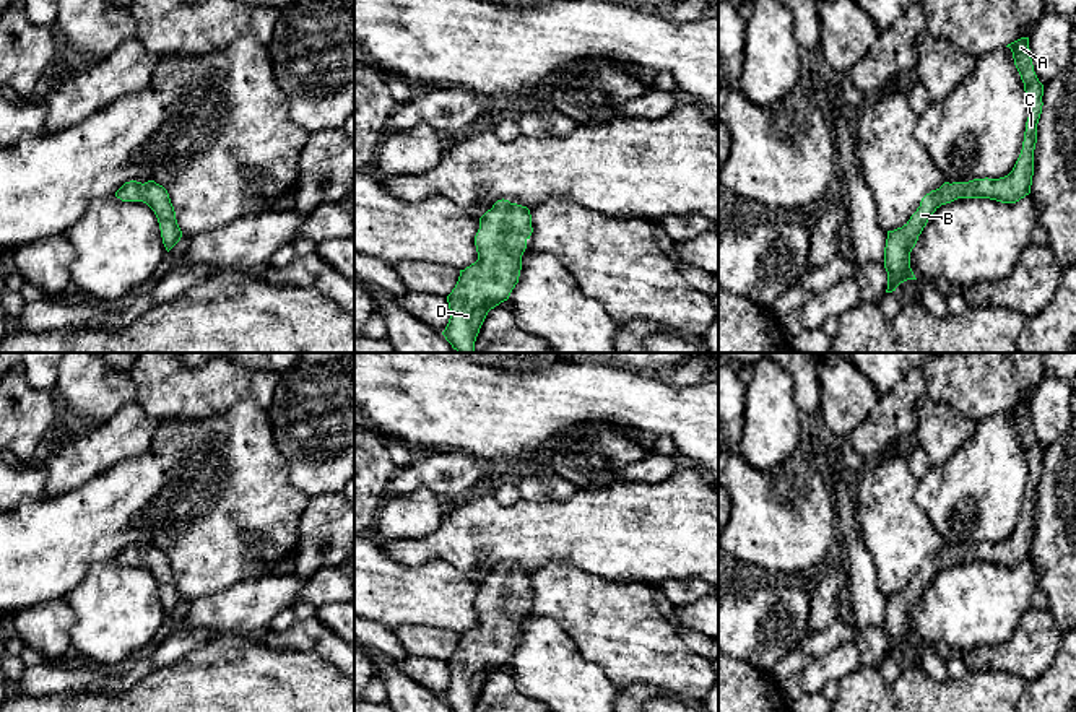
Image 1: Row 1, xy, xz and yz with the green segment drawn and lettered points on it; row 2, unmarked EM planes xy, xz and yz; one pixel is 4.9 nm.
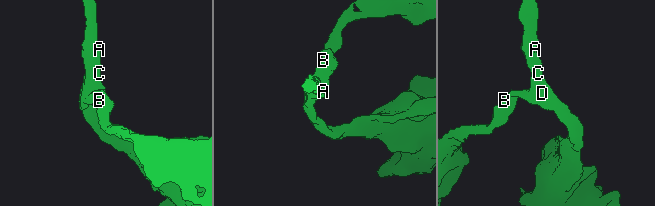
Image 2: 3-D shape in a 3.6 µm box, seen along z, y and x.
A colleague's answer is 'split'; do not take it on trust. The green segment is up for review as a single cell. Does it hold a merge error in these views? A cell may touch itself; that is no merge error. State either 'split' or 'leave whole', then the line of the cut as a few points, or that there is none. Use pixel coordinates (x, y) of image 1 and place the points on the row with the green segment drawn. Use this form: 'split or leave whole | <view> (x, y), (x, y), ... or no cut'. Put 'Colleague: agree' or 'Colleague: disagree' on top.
Colleague: disagree
leave whole | no cut

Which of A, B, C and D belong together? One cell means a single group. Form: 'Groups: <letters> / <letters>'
Groups: A B C D

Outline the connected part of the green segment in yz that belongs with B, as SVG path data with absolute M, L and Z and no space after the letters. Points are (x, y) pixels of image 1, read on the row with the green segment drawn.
M1021 37L1006 47L1013 52L1014 65L1021 75L1026 98L1029 101L1029 117L1026 122L1021 154L1013 171L1004 177L985 177L952 184L944 182L939 189L931 190L922 198L920 206L902 228L887 231L884 247L884 268L887 271L886 293L896 291L896 288L907 280L917 280L910 268L910 252L928 219L941 205L951 203L957 198L990 198L1001 203L1016 203L1030 193L1037 124L1043 106L1043 85L1034 72L1029 37Z

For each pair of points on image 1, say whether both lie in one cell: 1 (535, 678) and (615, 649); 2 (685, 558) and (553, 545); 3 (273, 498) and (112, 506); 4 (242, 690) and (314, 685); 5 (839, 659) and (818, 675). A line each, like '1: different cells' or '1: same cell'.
1: different cells
2: same cell
3: same cell
4: same cell
5: same cell

